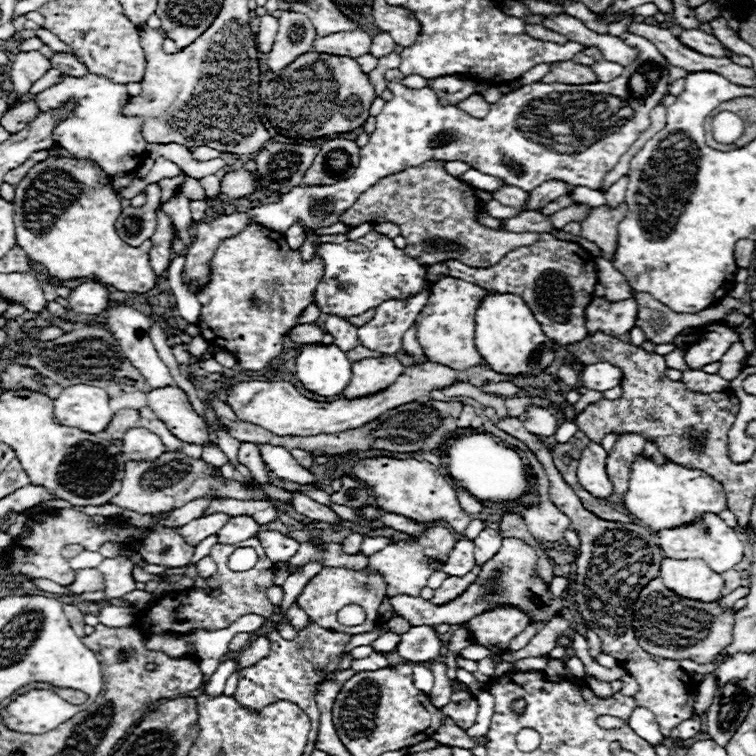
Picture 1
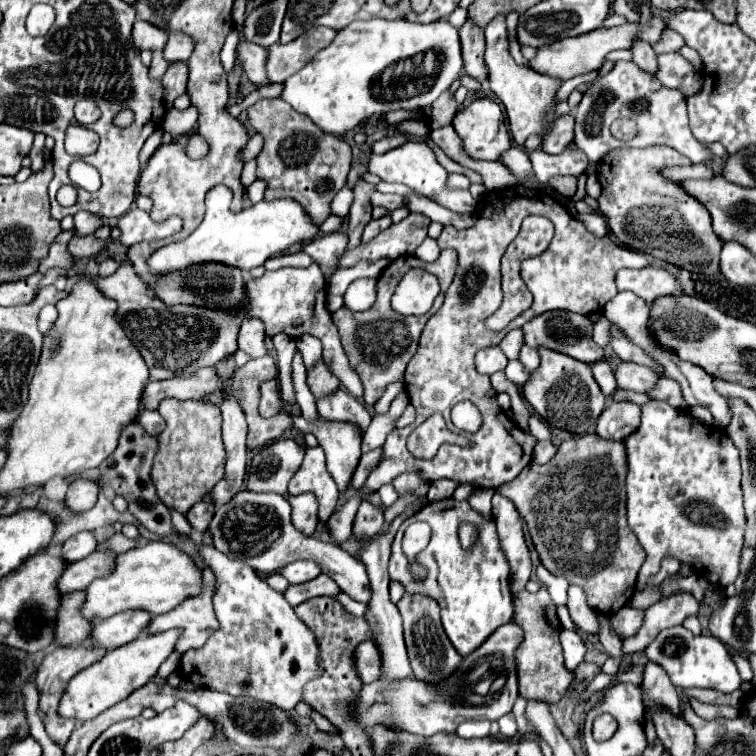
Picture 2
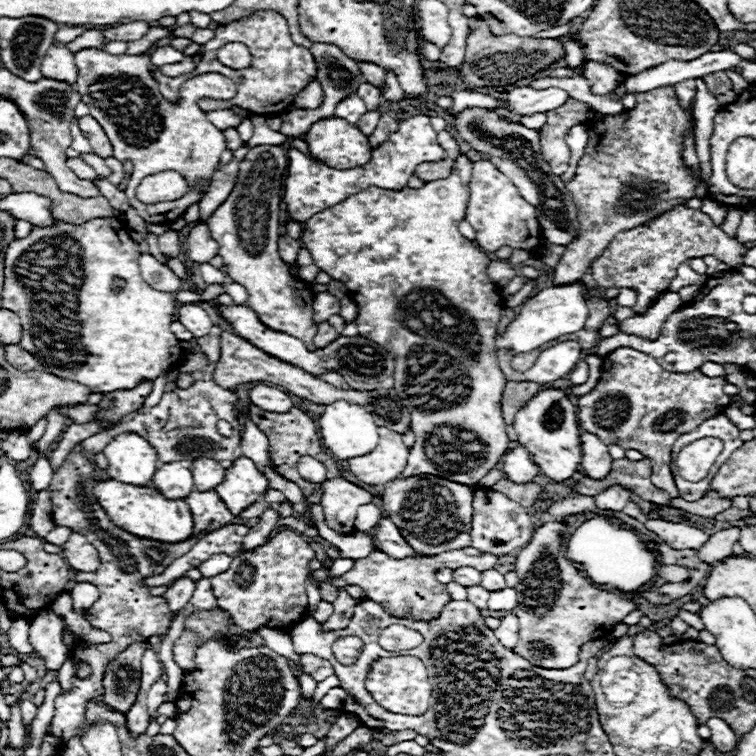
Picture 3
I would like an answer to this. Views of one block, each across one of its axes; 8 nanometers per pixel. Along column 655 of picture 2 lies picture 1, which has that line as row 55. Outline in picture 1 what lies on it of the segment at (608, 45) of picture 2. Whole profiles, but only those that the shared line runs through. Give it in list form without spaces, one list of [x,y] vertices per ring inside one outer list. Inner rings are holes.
[[[26,52],[16,54],[14,62],[10,64],[10,80],[18,96],[24,96],[32,82],[36,82],[44,72],[50,70],[50,60],[40,52]]]

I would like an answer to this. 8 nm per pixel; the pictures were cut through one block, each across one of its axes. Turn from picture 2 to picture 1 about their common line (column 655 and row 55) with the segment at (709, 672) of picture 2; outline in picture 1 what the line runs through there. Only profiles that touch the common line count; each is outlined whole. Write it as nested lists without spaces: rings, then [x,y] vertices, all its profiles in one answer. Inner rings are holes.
[[[640,50],[638,60],[628,64],[624,68],[624,76],[612,82],[582,86],[560,82],[526,84],[490,104],[490,112],[484,118],[474,118],[454,104],[442,106],[432,88],[412,90],[400,82],[388,82],[386,88],[394,94],[394,98],[388,100],[384,110],[376,116],[376,132],[360,150],[360,164],[348,180],[332,186],[300,186],[284,194],[278,204],[258,206],[248,212],[222,214],[212,222],[198,222],[196,236],[186,252],[186,264],[182,270],[182,282],[192,294],[198,294],[208,284],[210,260],[220,242],[242,232],[250,220],[264,224],[266,228],[276,228],[276,232],[282,234],[294,222],[300,222],[310,230],[328,228],[340,222],[340,214],[380,178],[418,166],[426,160],[460,160],[526,192],[548,180],[562,180],[568,190],[576,186],[600,190],[604,176],[616,166],[620,156],[632,146],[640,132],[648,128],[650,110],[658,106],[668,92],[668,62],[658,50]],[[602,94],[624,100],[624,106],[634,112],[634,116],[622,126],[616,126],[612,134],[604,134],[604,128],[598,128],[596,124],[594,114],[598,110],[594,108],[598,108]]]

